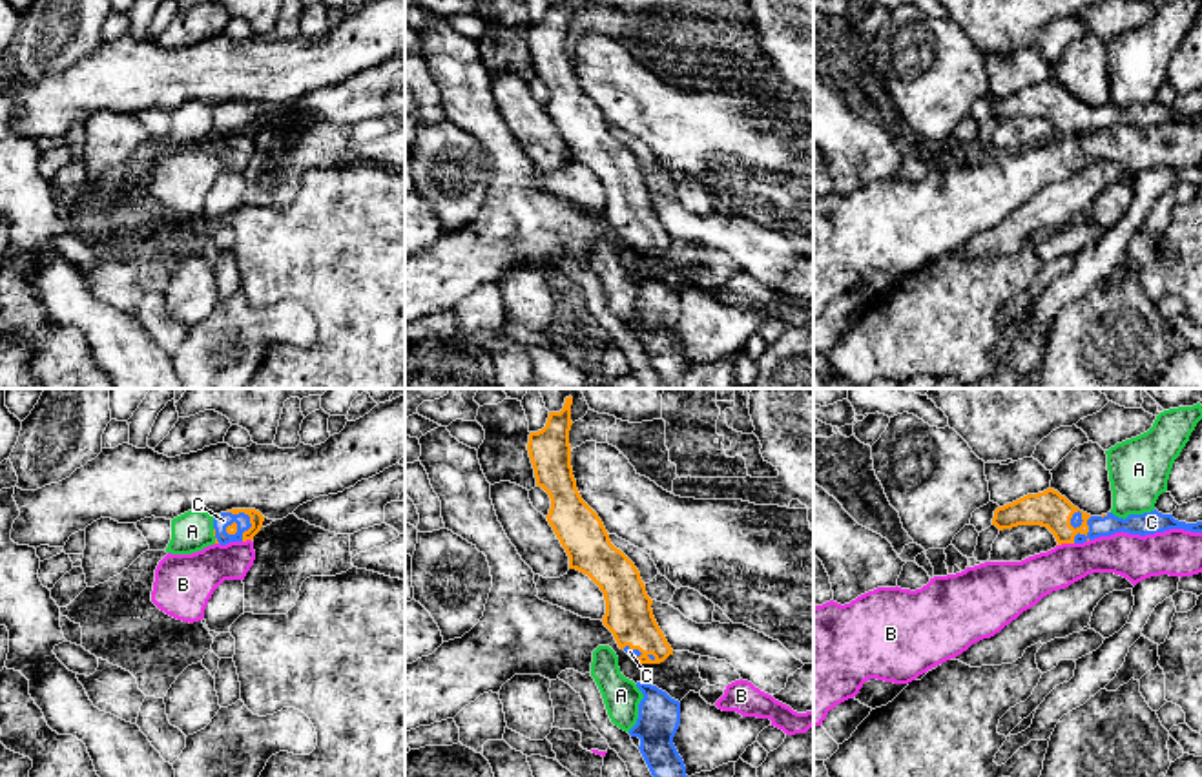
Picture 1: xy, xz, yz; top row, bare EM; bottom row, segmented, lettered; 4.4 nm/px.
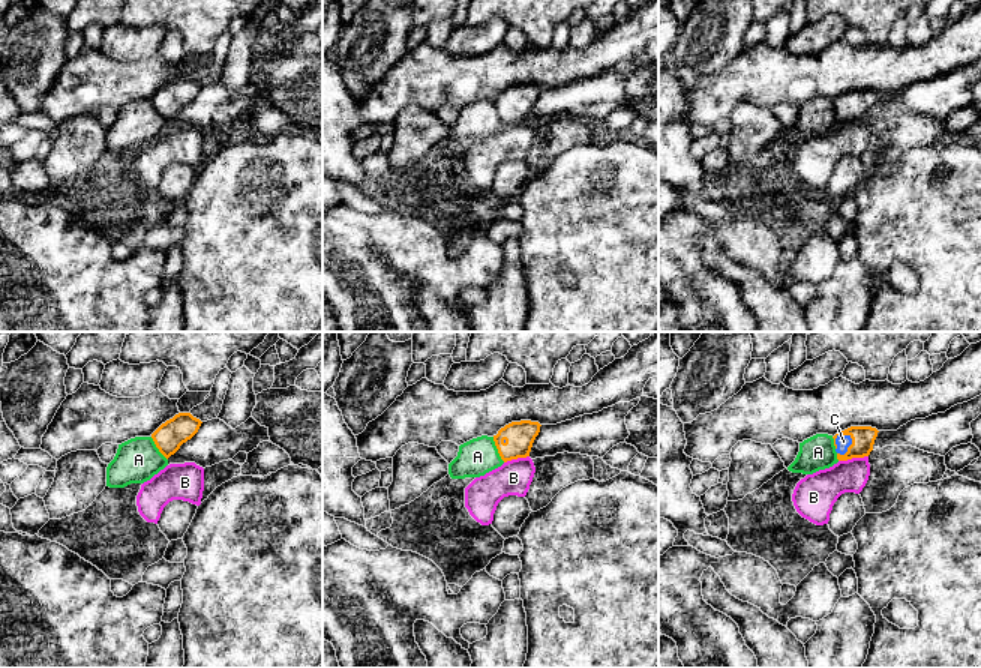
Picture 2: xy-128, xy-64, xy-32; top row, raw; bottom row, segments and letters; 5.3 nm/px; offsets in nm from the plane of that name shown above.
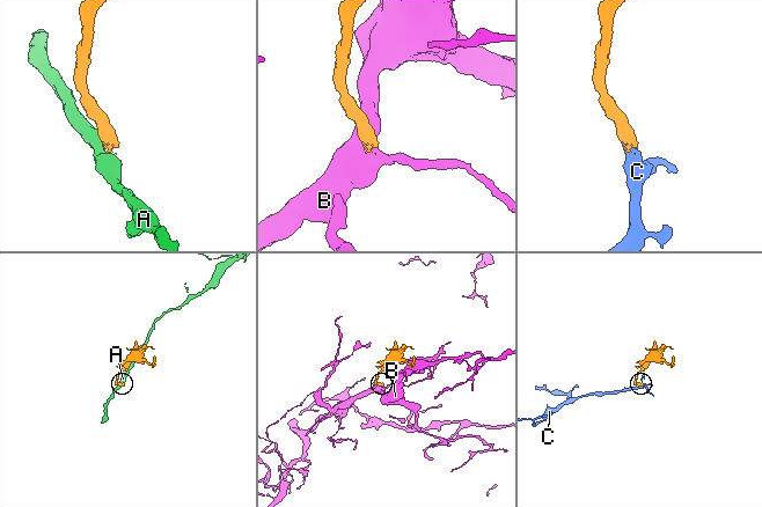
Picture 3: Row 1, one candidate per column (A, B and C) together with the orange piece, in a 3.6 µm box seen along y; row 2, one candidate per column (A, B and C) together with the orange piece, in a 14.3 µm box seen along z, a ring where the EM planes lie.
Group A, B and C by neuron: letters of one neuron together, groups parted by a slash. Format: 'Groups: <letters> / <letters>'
Groups: A / B / C

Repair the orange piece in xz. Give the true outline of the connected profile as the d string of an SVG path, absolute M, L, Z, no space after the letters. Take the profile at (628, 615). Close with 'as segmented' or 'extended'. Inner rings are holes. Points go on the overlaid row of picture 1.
M565 398L560 412L549 412L542 430L529 434L529 458L536 485L551 498L545 516L569 556L569 569L587 575L604 593L604 626L620 649L638 664L660 664L673 655L660 631L646 585L635 564L617 549L598 518L582 500L571 467L571 405Z; extended

